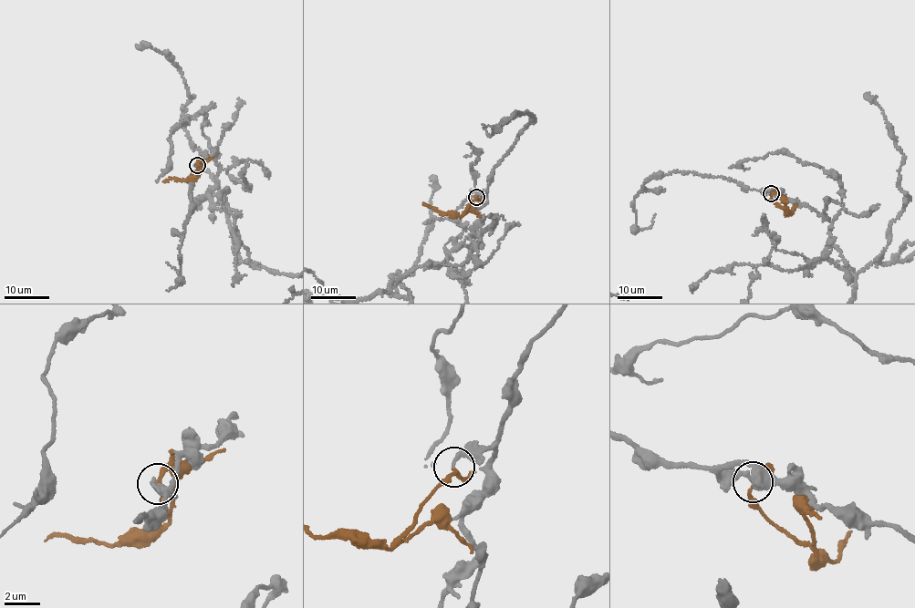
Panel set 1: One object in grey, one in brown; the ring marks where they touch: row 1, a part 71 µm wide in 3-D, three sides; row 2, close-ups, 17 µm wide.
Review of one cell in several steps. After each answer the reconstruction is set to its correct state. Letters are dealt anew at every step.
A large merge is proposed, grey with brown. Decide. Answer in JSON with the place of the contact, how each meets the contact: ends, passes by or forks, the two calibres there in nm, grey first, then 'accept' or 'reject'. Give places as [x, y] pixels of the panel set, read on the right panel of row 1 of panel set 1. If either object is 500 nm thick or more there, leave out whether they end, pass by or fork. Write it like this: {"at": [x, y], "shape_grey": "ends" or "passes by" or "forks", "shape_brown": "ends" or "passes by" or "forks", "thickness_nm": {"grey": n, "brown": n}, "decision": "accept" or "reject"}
{"at": [771, 193], "shape_grey": "ends", "shape_brown": "passes by", "thickness_nm": {"grey": 240, "brown": 190}, "decision": "reject"}

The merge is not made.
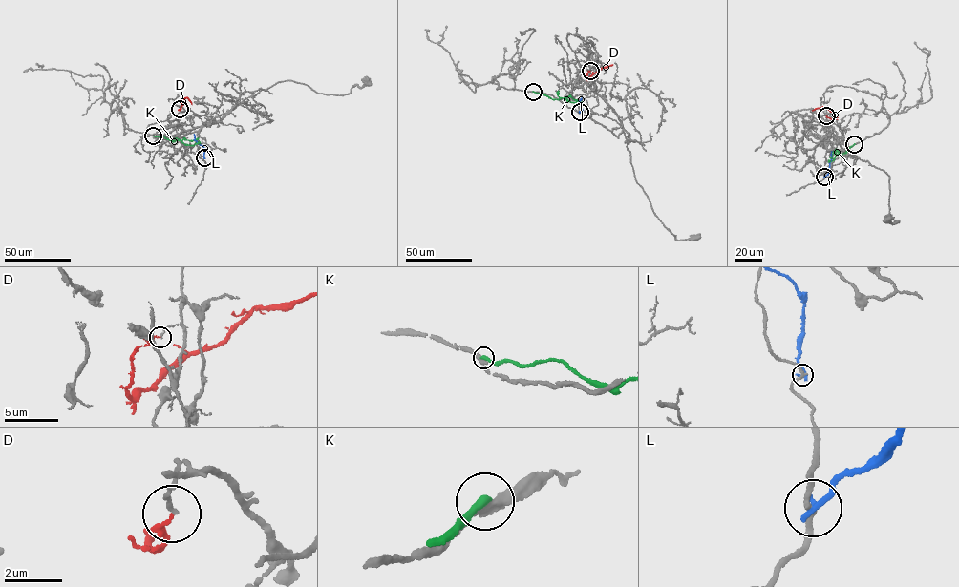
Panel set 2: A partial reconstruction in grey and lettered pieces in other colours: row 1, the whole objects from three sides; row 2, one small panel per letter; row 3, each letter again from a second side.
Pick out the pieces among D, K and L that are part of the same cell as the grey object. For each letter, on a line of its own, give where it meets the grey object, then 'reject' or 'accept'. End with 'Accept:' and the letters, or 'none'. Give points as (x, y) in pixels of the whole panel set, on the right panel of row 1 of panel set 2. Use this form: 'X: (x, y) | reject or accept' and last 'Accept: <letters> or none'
D: (826, 115) | reject
K: (854, 144) | reject
L: (824, 177) | reject
Accept: none

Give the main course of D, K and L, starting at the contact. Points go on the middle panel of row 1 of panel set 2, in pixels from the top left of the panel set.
D: (590, 71), (586, 78), (612, 64)
K: (533, 91), (553, 99), (564, 98), (583, 104)
L: (580, 112), (581, 98)

